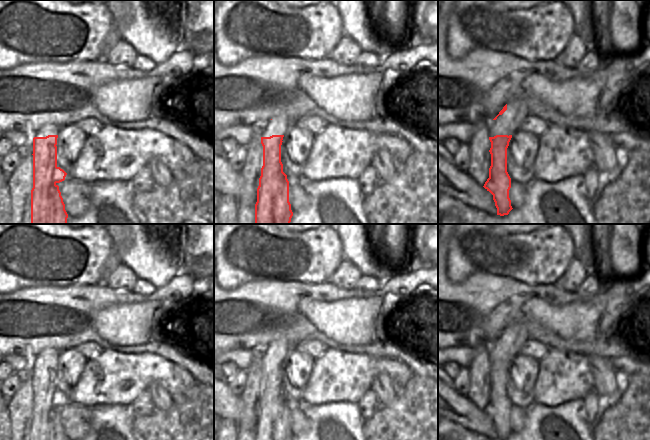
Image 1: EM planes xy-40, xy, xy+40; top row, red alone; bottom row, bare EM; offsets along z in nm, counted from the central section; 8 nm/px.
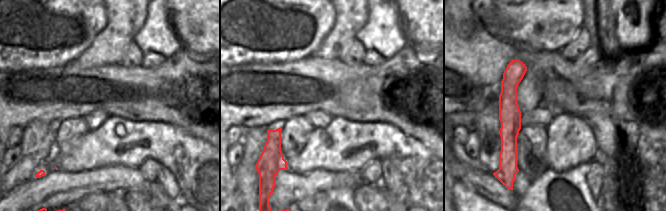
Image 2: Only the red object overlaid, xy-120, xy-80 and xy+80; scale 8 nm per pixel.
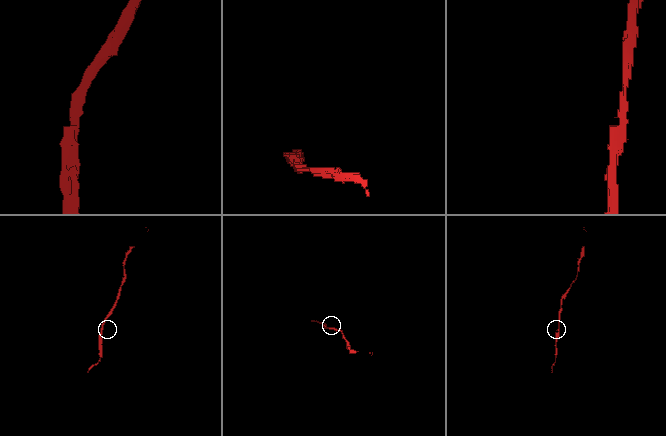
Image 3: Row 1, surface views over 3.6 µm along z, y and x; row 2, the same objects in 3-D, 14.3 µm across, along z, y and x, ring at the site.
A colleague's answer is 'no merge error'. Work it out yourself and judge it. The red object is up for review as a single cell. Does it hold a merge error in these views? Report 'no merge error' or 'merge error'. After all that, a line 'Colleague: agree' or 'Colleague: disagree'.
merge error
Colleague: disagree

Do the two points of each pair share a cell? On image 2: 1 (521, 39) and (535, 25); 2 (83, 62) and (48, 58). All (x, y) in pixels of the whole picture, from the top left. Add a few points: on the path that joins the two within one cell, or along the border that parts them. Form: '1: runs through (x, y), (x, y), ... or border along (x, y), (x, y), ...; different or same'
1: runs through (524, 36), (532, 28); same
2: border along (90, 45), (72, 61); different

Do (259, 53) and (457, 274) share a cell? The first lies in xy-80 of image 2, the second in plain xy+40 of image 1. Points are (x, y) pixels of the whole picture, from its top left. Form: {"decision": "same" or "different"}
{"decision": "same"}

